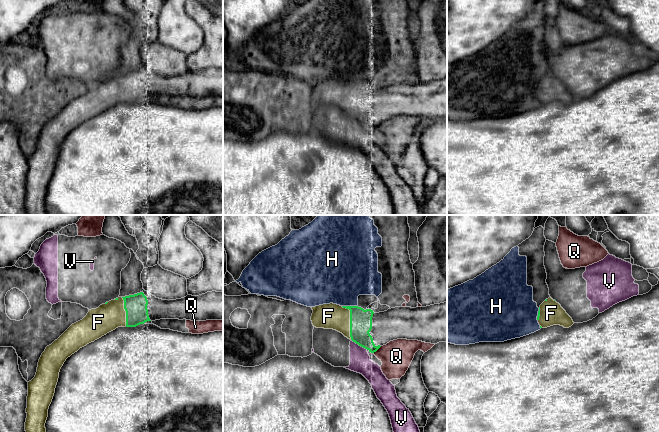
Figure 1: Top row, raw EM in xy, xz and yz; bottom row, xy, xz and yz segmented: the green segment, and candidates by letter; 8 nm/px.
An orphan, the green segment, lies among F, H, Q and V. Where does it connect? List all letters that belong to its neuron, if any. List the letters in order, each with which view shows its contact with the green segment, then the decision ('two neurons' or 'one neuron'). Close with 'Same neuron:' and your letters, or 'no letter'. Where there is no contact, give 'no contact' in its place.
F: xz | one neuron
H: xz | two neurons
Q: xz | two neurons
V: xz | two neurons
Same neuron: F

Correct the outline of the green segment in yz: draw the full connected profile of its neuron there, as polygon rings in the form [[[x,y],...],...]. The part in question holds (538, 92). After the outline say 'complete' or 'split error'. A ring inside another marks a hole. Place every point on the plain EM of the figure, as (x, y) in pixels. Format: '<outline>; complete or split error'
[[[551,73],[540,81],[537,96],[540,104],[547,104],[553,101],[569,104],[574,100],[572,94],[566,89],[561,81]]]; split error

